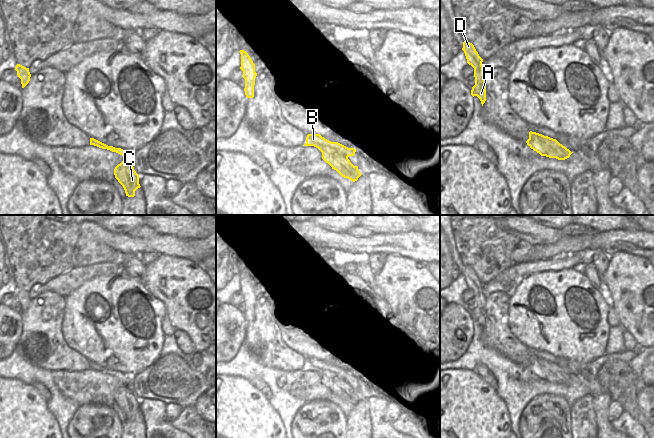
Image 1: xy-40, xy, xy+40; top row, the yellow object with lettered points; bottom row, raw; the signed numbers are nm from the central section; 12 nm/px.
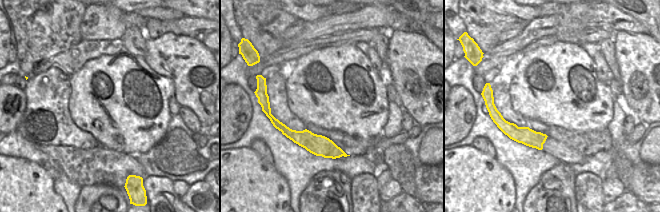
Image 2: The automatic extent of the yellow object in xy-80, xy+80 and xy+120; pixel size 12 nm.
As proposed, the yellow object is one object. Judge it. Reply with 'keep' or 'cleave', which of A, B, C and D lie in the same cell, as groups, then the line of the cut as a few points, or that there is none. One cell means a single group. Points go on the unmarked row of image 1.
keep; A B C D; no cut

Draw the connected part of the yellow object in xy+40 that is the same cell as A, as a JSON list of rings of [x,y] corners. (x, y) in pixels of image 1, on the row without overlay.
[[[468,265],[463,266],[462,274],[465,277],[467,287],[474,292],[475,309],[472,311],[471,319],[477,320],[481,328],[486,325],[486,297],[483,293],[483,283],[479,280],[474,269]]]

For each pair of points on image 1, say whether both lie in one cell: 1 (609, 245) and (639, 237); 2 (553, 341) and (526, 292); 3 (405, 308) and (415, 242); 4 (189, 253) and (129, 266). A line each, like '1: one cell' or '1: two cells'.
1: one cell
2: one cell
3: two cells
4: two cells

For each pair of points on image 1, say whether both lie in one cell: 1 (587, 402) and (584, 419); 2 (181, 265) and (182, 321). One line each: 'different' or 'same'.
1: same
2: same

